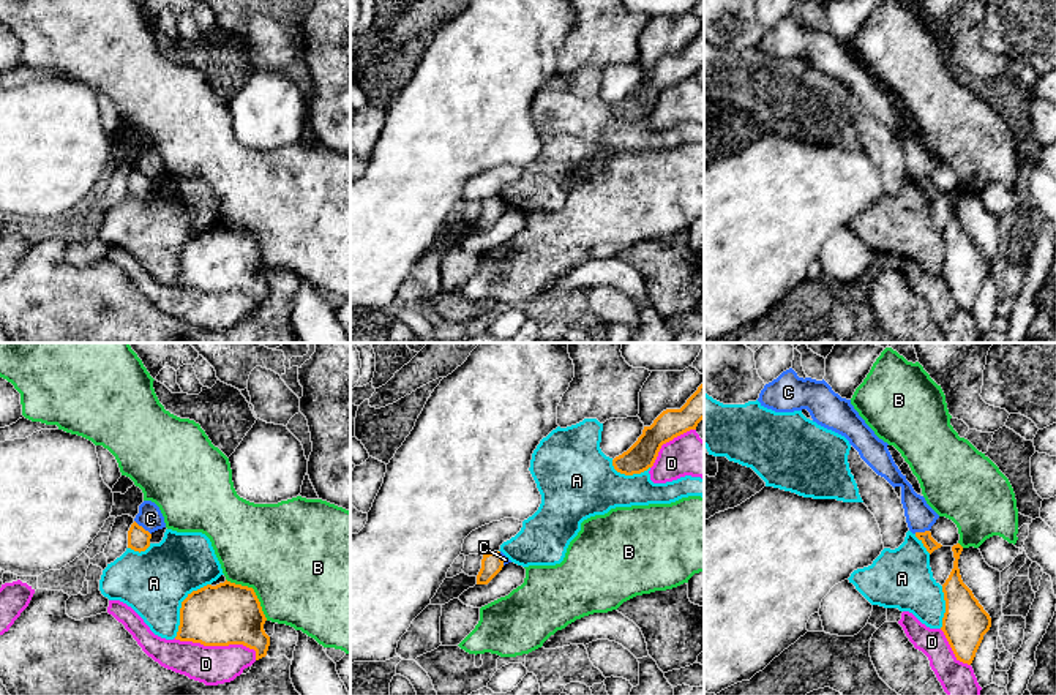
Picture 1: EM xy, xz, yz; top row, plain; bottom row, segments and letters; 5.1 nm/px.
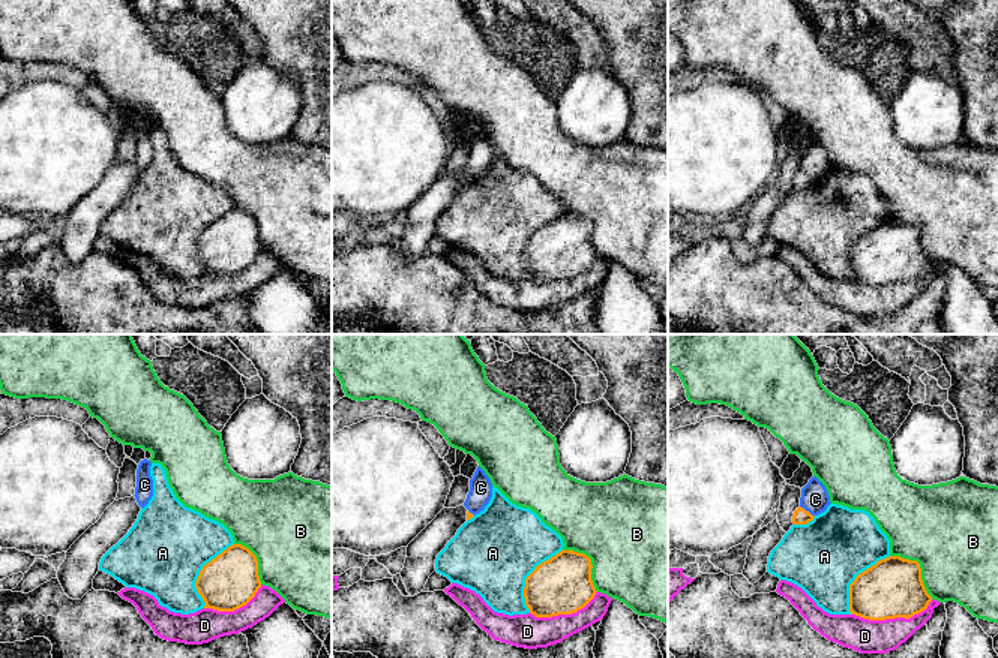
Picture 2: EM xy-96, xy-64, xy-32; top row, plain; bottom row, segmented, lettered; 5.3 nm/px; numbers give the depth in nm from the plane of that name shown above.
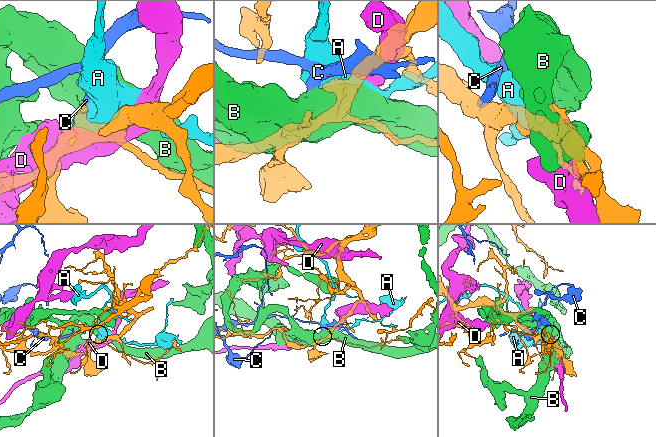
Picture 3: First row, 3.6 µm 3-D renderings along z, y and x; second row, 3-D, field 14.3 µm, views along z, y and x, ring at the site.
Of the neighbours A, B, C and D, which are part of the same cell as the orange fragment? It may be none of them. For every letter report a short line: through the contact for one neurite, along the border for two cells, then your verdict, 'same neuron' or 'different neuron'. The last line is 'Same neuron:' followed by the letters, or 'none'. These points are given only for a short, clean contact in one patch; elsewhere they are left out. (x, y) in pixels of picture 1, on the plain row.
A: different neuron
B: different neuron
C: line xy (134, 166), (150, 180); different neuron
D: different neuron
Same neuron: none

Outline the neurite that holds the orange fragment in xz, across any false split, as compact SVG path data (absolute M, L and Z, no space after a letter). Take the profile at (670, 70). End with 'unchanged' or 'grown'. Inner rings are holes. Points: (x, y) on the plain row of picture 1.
M704 28L680 55L663 57L650 73L644 73L638 87L612 106L617 118L625 122L641 120L653 112L663 90L696 76L704 65Z; unchanged

